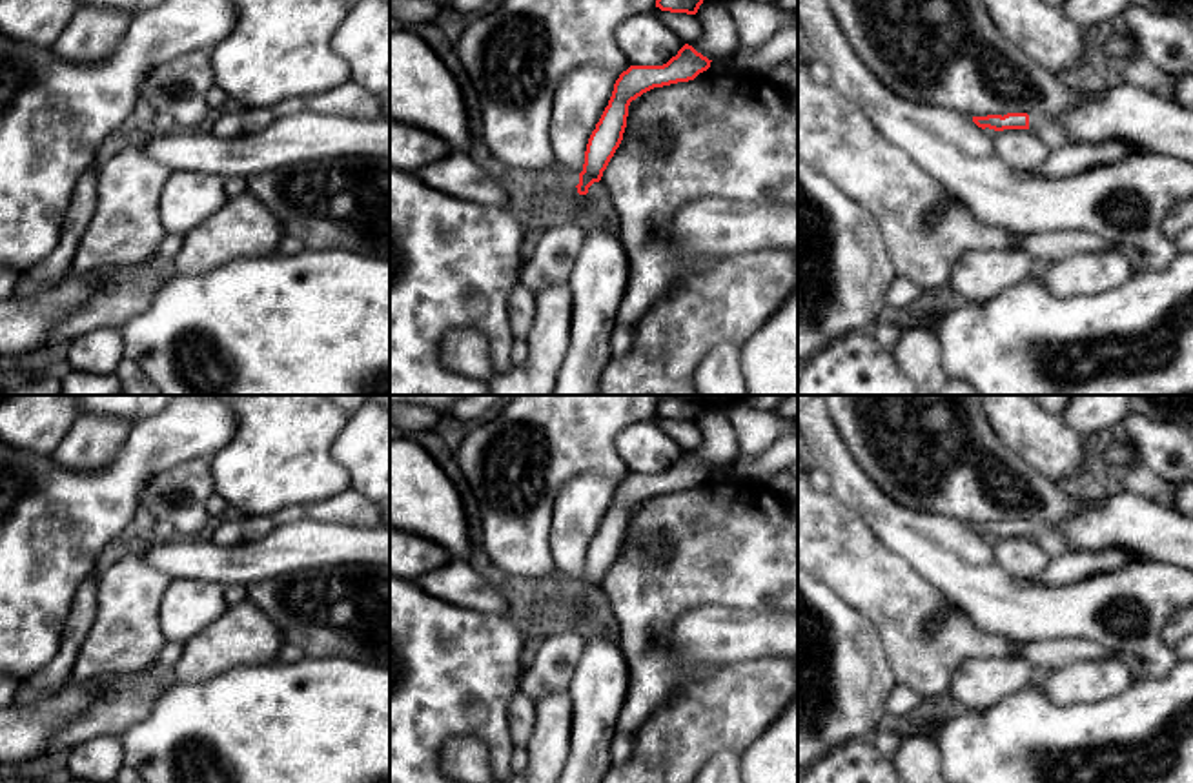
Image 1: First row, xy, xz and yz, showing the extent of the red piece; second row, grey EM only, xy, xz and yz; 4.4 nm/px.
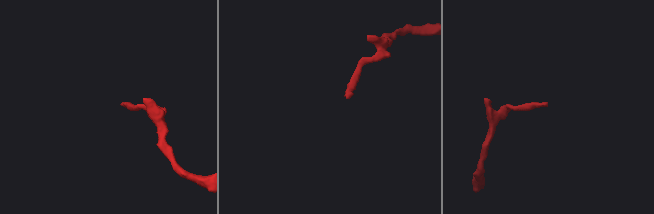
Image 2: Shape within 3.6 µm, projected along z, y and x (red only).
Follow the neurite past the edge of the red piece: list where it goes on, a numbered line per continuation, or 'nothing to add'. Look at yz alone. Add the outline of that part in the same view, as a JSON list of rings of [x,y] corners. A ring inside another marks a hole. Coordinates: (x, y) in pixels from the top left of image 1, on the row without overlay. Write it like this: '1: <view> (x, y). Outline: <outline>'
1: yz (1048, 536). Outline: [[[1029,523],[1029,537],[1053,559],[1067,552],[1067,543],[1053,524]]]

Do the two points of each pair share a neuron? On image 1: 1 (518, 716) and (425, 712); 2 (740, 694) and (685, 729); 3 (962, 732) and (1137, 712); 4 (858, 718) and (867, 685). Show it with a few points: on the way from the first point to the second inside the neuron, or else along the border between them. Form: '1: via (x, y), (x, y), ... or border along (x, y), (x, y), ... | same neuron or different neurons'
1: border along (520, 685), (510, 701), (512, 745) | different neurons
2: via (727, 707), (698, 721) | same neuron
3: via (1006, 732), (1093, 731) | same neuron
4: via (858, 711), (860, 692) | same neuron

